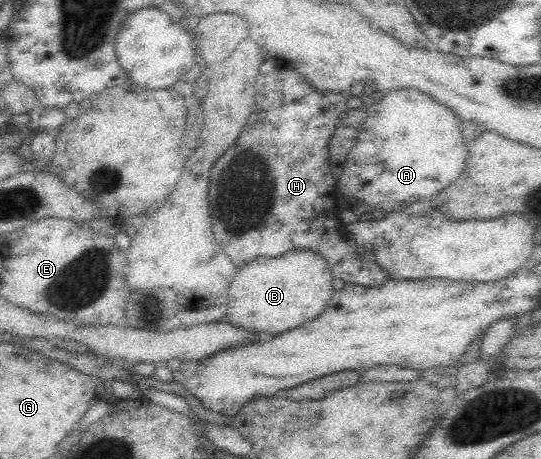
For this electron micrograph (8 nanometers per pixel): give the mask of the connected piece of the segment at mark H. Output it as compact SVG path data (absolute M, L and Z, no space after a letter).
M265 60L257 75L256 102L237 144L231 146L211 170L209 206L215 240L236 266L243 266L259 256L277 258L295 248L310 248L329 263L335 278L366 287L383 284L388 279L387 273L375 261L361 255L353 238L343 231L347 213L340 206L338 187L329 171L327 147L341 114L347 110L345 94L319 93L293 68Z

